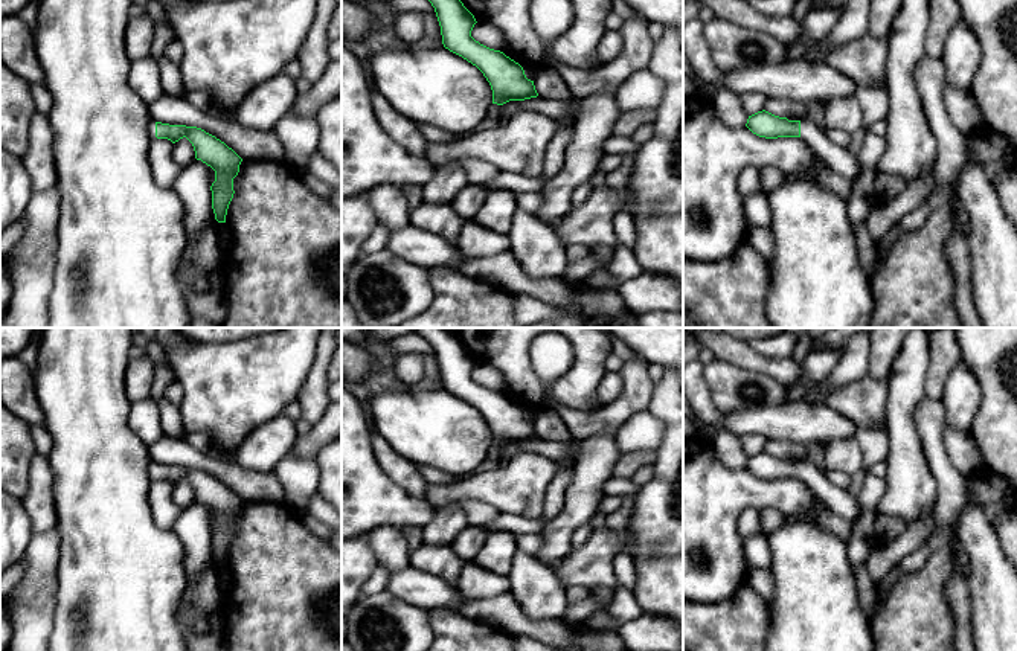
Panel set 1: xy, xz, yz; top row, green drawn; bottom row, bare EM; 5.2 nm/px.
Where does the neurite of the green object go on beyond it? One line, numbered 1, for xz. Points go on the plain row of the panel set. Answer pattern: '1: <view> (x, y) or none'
1: xz (494, 452)

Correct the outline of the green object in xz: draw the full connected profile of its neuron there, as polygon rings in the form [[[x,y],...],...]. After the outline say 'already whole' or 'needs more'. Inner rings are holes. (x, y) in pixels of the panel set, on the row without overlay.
[[[415,328],[415,332],[424,337],[435,349],[444,389],[476,407],[489,424],[492,431],[489,457],[502,457],[500,448],[509,442],[538,438],[534,422],[526,419],[518,404],[471,378],[477,363],[464,348],[459,337],[445,328]]] | needs more

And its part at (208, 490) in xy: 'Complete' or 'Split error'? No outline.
Split error

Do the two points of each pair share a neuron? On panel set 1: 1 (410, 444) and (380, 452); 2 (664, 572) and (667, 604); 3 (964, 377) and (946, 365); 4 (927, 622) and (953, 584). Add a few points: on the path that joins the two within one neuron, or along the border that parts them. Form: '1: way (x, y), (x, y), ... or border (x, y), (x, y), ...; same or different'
1: border (374, 430), (417, 465); different
2: way (664, 580), (667, 596); same
3: border (961, 360), (950, 372), (944, 394), (940, 398); different
4: border (952, 563), (944, 598), (955, 622), (953, 633); different

